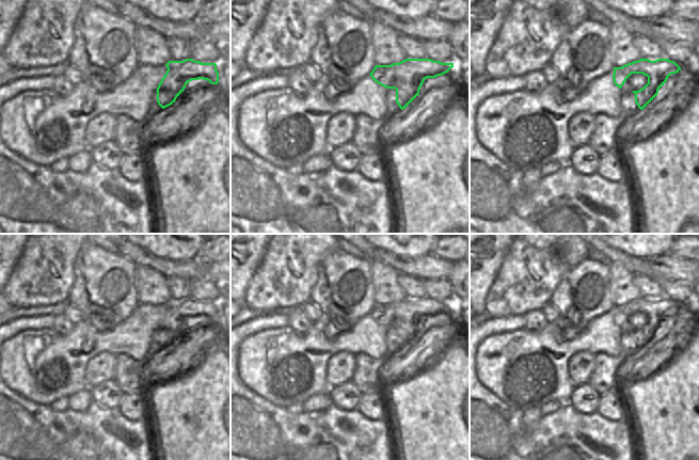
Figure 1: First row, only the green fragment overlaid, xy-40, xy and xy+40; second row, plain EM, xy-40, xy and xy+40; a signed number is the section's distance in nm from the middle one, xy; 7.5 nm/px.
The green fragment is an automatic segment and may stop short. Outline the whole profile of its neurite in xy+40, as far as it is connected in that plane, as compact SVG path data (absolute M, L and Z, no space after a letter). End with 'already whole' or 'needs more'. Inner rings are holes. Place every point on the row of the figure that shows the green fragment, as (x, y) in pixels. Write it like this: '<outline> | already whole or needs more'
M640 59L621 67L614 67L614 83L622 93L634 93L635 102L645 109L658 94L668 77L677 74L681 67L668 59Z | needs more

